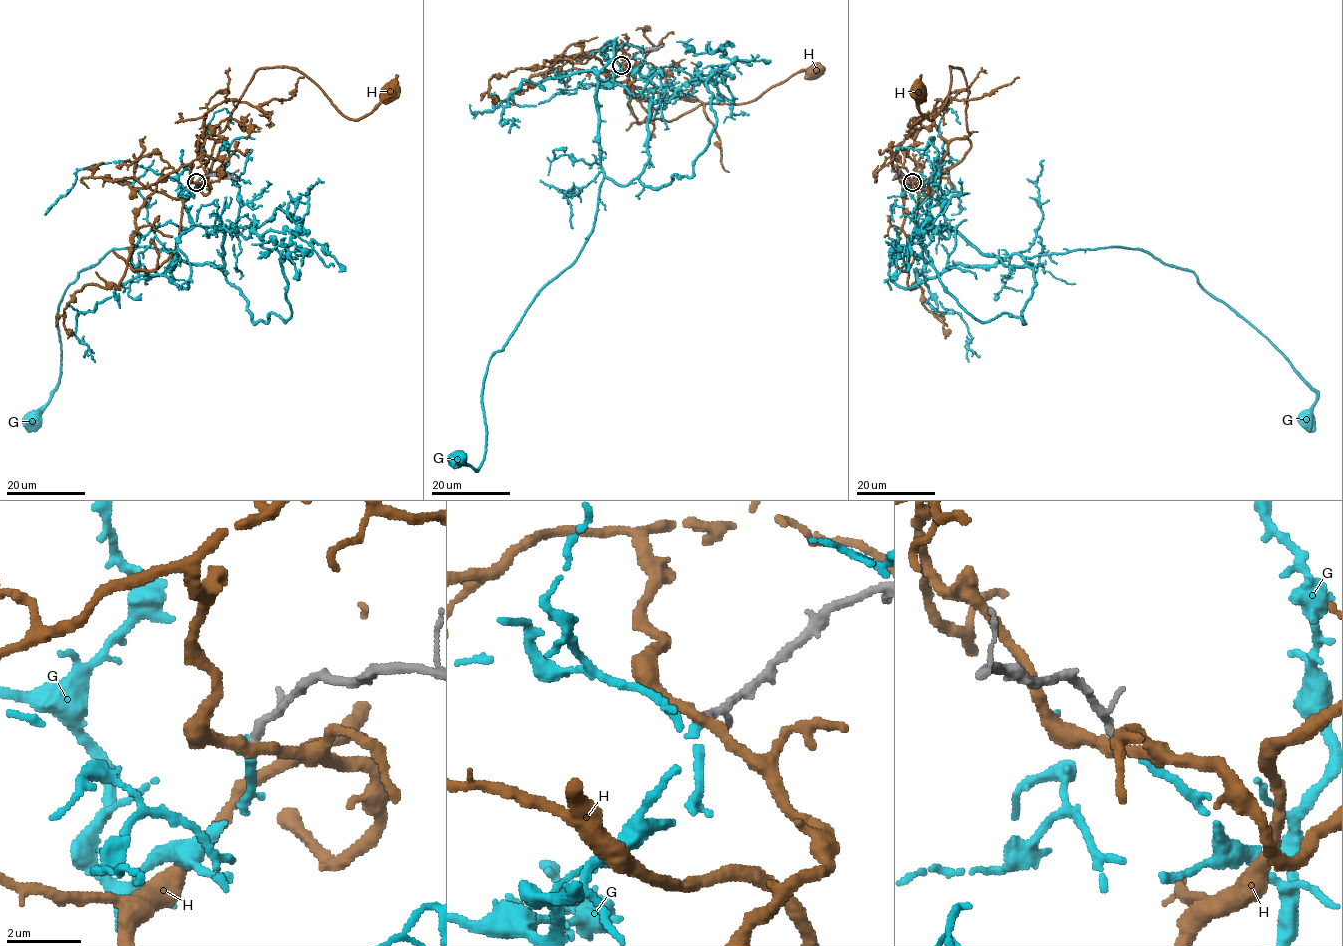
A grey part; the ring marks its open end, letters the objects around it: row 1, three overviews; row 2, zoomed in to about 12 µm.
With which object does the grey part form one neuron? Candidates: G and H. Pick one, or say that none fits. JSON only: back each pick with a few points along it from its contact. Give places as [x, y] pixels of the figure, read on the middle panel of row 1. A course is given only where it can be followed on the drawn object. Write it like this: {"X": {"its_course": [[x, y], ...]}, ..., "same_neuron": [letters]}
{"G": {"its_course": [[622, 65], [609, 82], [649, 100], [649, 158], [603, 178], [580, 253], [490, 358], [482, 463], [459, 459]]}, "same_neuron": ["G"]}

